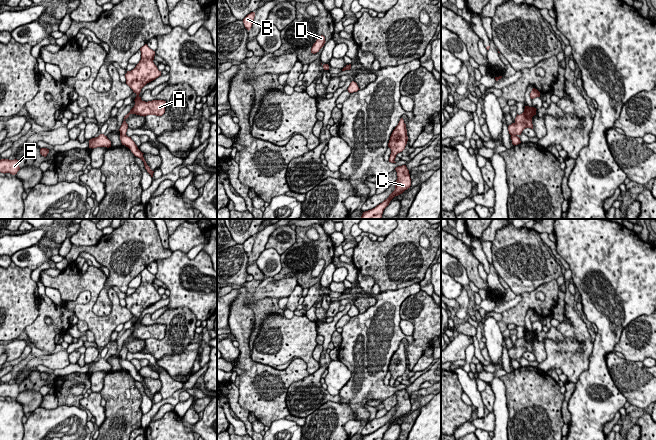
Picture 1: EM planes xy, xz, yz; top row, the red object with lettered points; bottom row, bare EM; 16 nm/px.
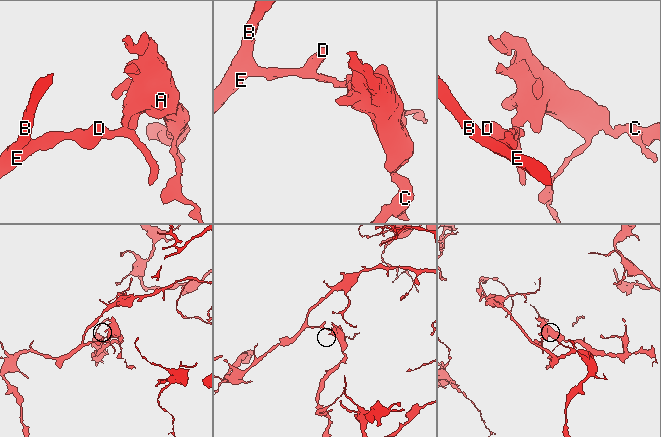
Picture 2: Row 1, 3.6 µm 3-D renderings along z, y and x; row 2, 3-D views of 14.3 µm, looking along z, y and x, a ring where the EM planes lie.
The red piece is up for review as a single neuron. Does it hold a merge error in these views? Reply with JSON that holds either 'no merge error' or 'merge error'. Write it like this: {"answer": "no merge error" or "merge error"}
{"answer": "merge error"}

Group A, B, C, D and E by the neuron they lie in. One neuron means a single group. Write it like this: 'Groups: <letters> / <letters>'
Groups: A C / B D E

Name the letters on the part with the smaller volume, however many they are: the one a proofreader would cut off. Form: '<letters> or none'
A, C

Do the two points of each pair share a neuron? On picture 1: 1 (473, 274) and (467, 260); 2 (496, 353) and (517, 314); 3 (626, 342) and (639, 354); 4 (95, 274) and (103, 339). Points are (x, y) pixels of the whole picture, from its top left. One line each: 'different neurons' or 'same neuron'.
1: same neuron
2: different neurons
3: same neuron
4: same neuron

